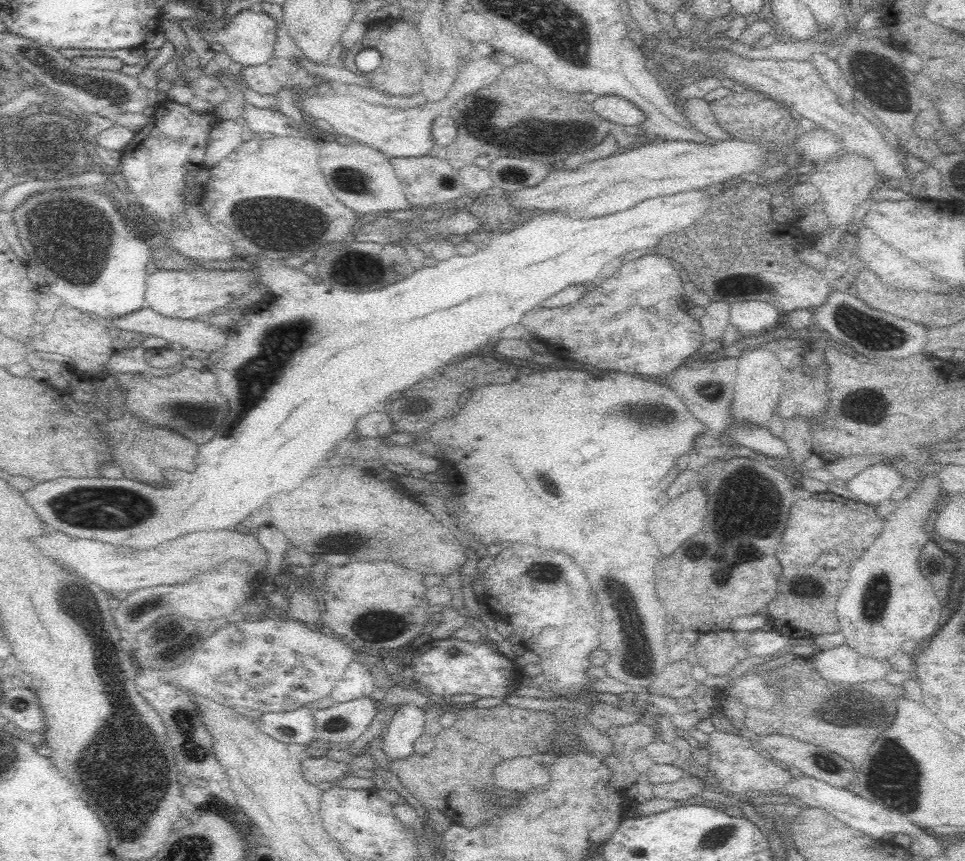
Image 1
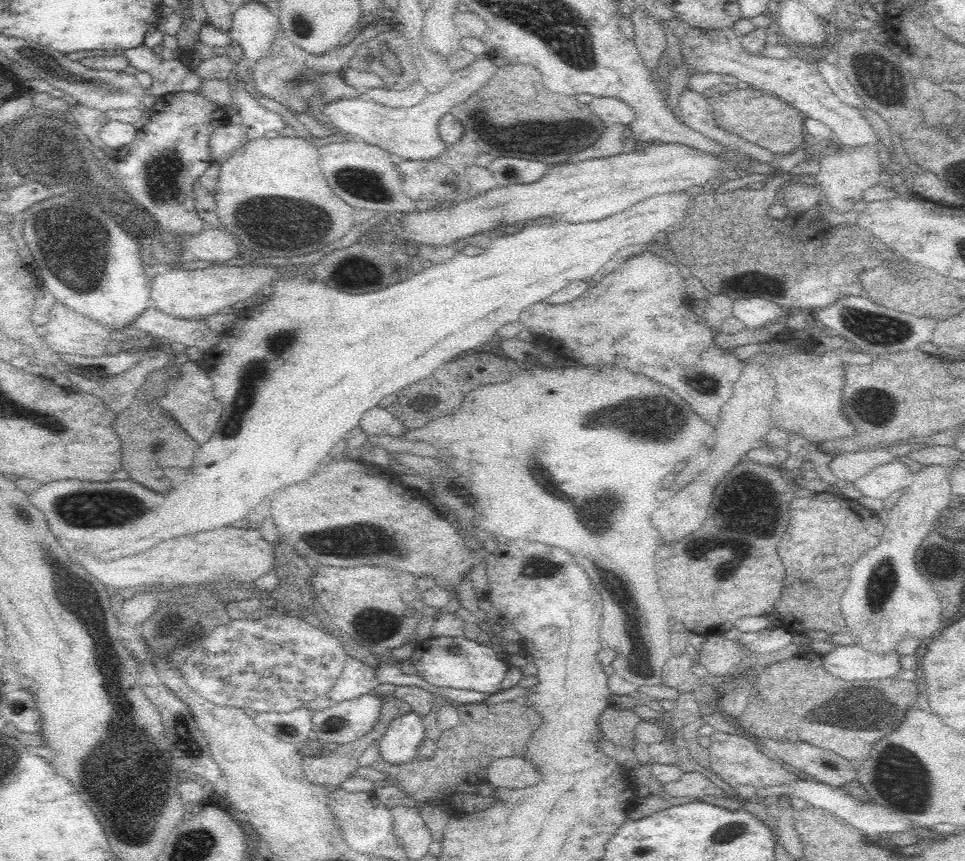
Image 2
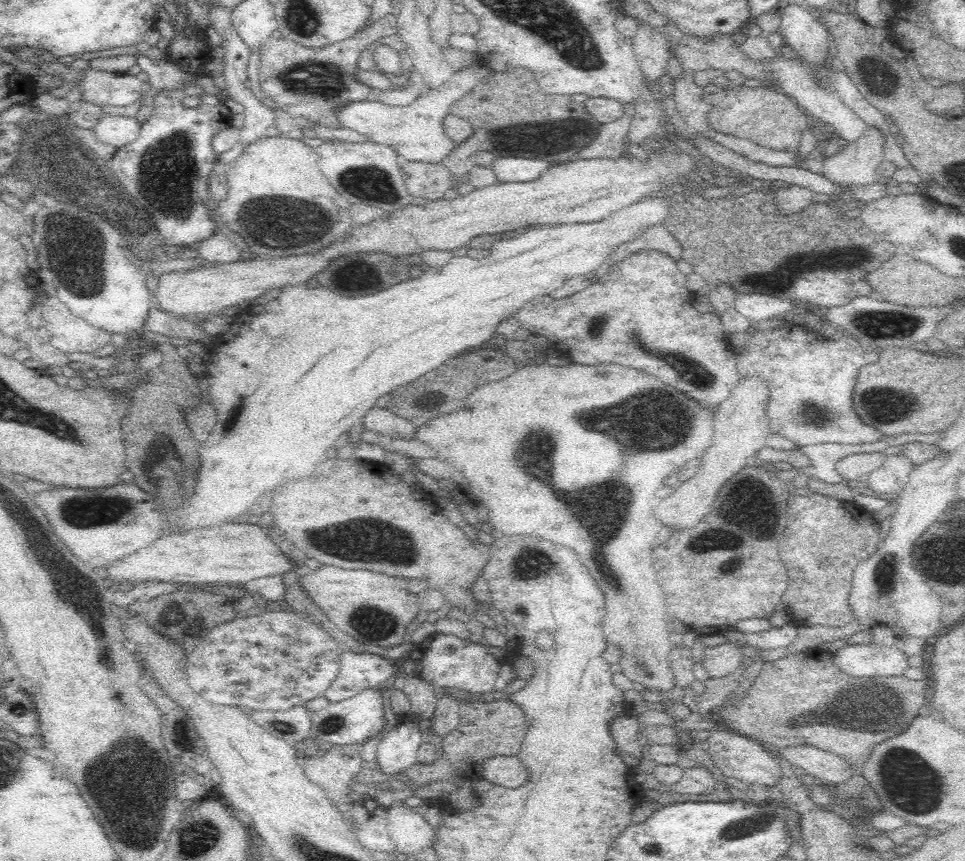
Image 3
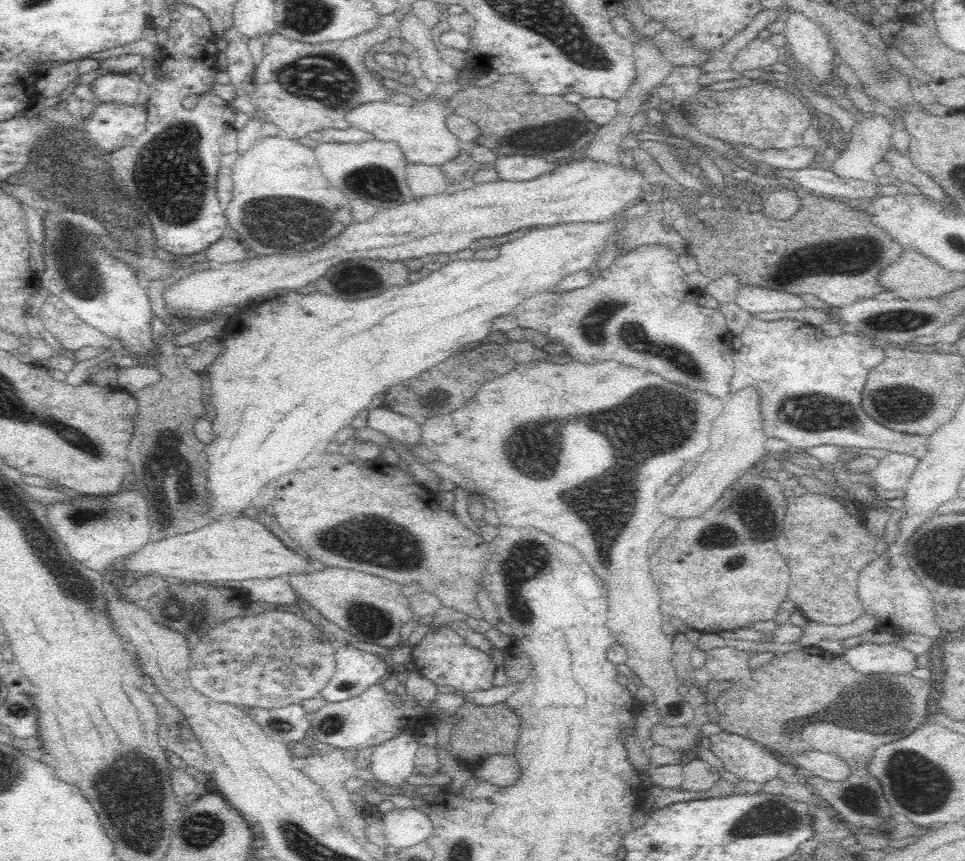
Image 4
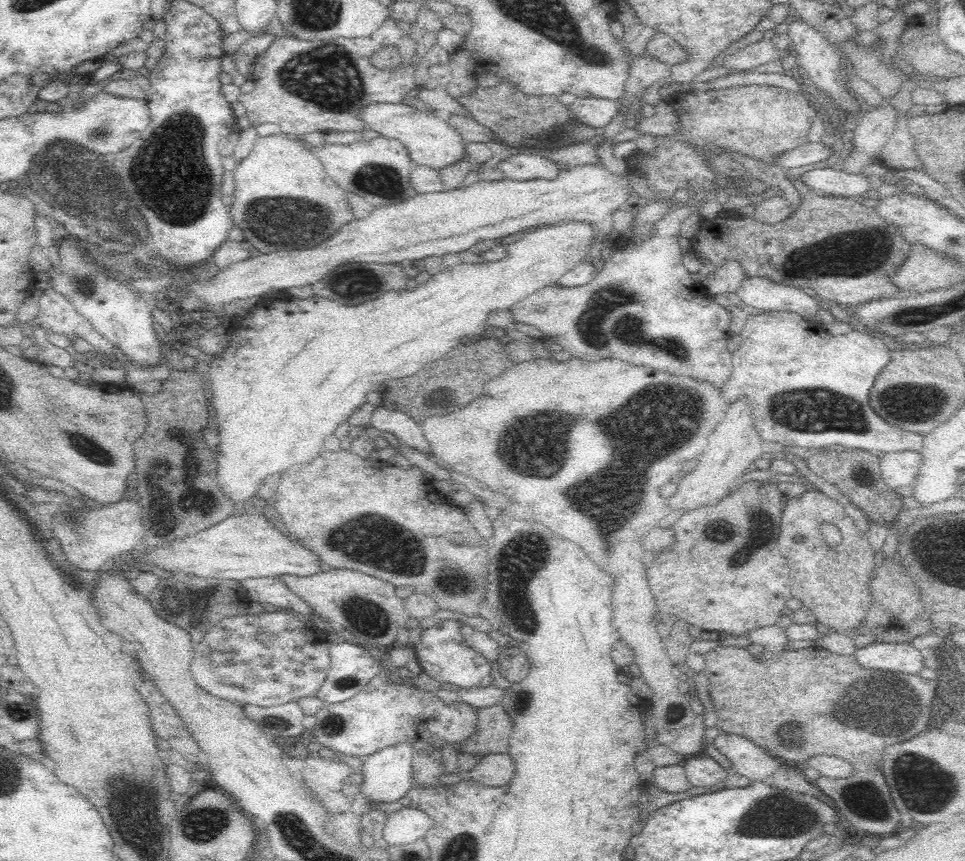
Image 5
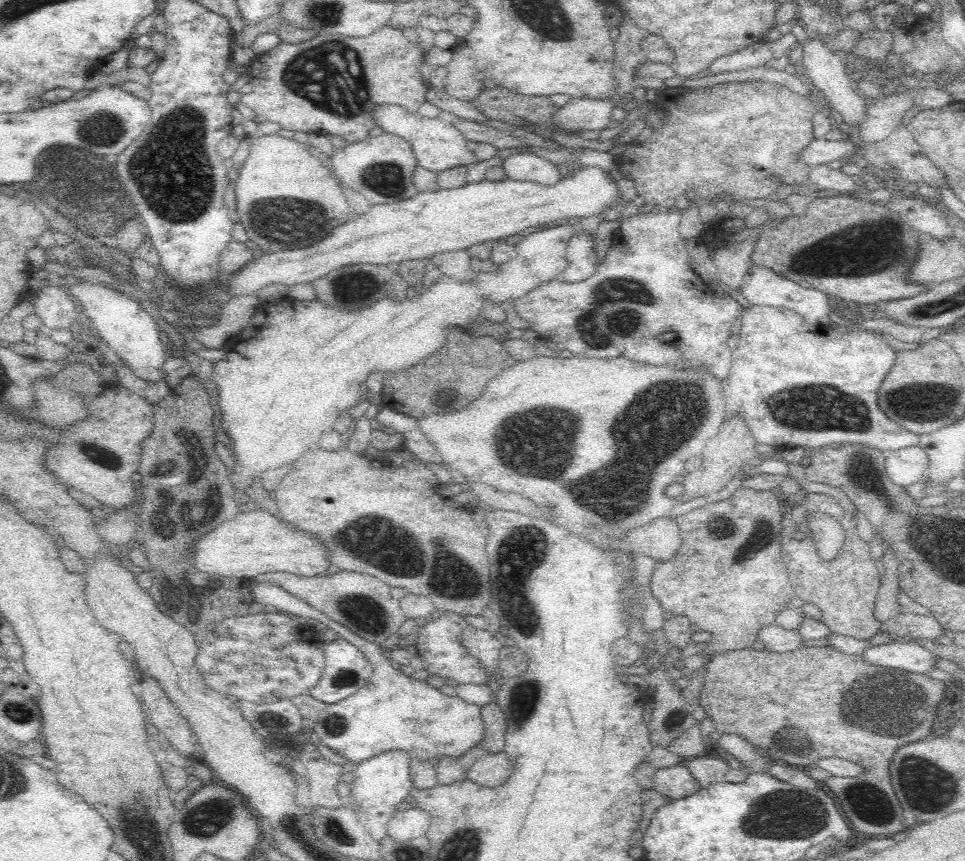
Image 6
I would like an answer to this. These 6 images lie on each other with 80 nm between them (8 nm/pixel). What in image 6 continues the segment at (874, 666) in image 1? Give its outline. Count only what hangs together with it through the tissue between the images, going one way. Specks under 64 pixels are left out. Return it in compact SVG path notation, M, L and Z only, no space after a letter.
M914 640L891 641L879 646L868 646L860 652L868 664L925 674L934 668L936 657Z

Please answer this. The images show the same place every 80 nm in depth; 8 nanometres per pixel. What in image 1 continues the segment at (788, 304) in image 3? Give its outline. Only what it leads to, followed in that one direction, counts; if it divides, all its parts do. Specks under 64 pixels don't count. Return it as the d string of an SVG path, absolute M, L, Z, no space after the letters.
M761 300L736 301L730 306L728 324L739 336L756 334L776 322L783 312Z

